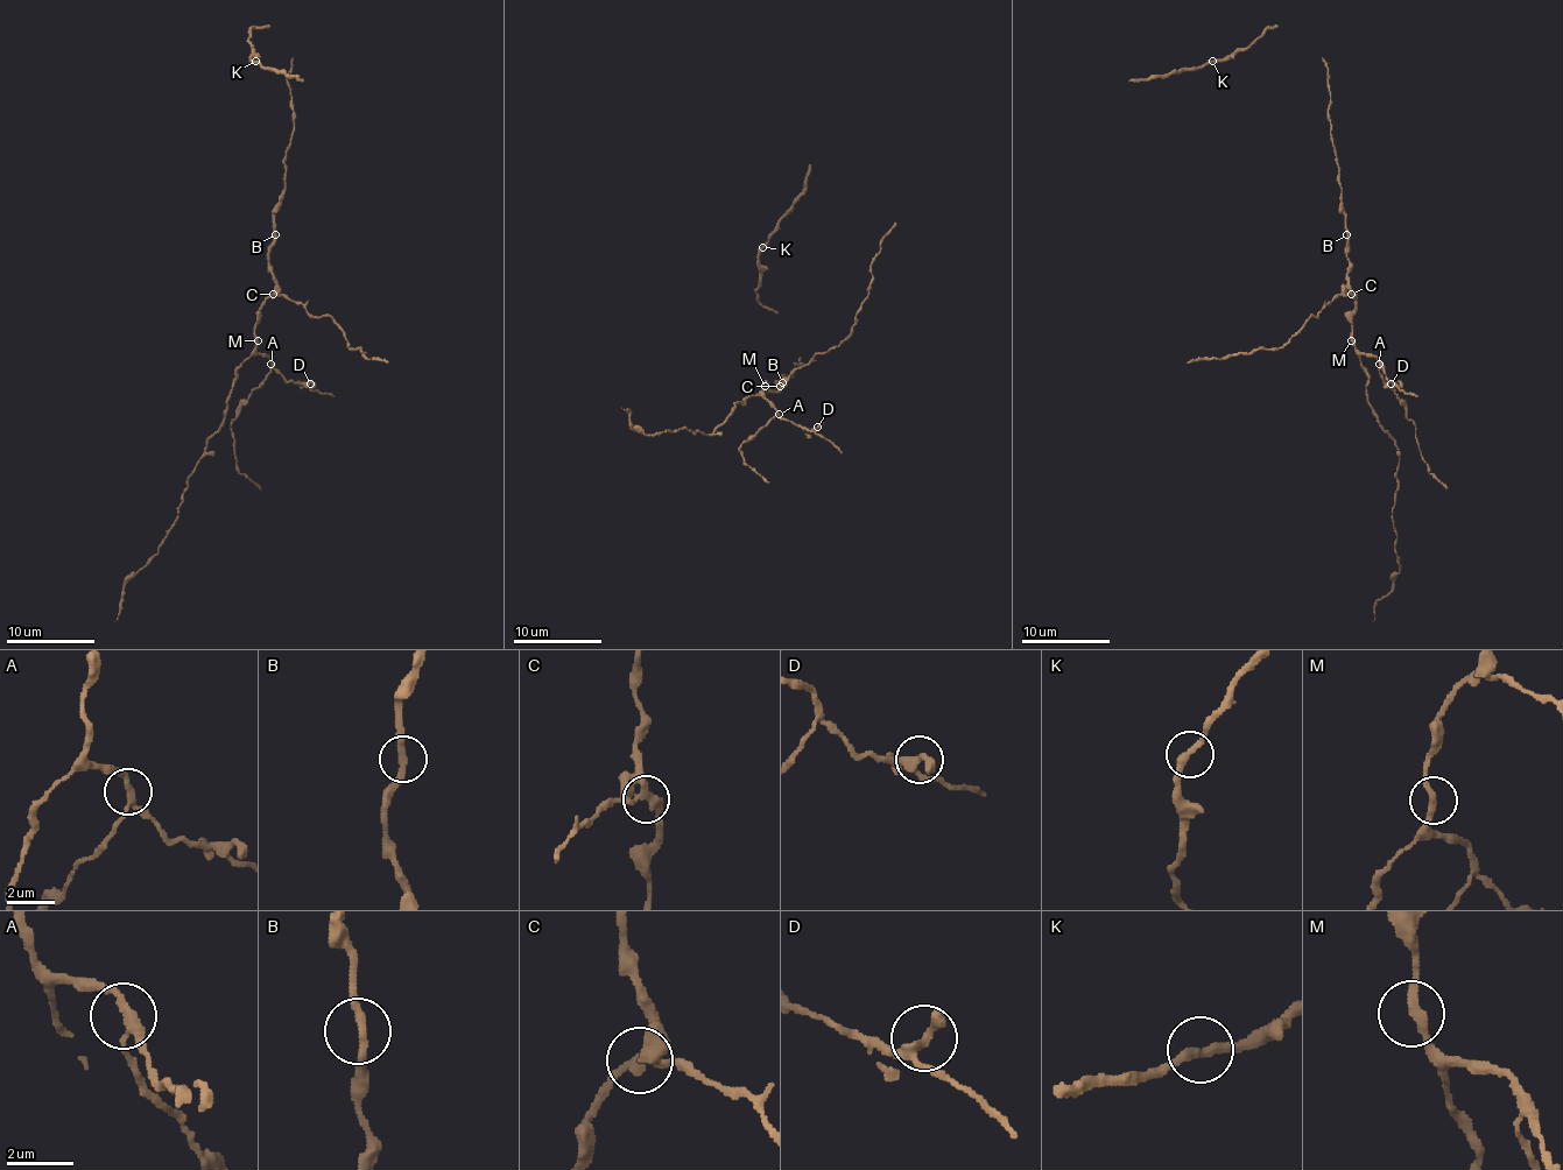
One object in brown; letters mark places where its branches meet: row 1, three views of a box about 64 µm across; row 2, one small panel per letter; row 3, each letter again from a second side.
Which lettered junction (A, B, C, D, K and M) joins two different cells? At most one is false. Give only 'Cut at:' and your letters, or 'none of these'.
Cut at: A

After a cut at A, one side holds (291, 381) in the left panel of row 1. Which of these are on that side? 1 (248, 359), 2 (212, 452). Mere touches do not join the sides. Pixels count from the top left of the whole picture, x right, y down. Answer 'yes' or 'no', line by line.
1: yes
2: yes

